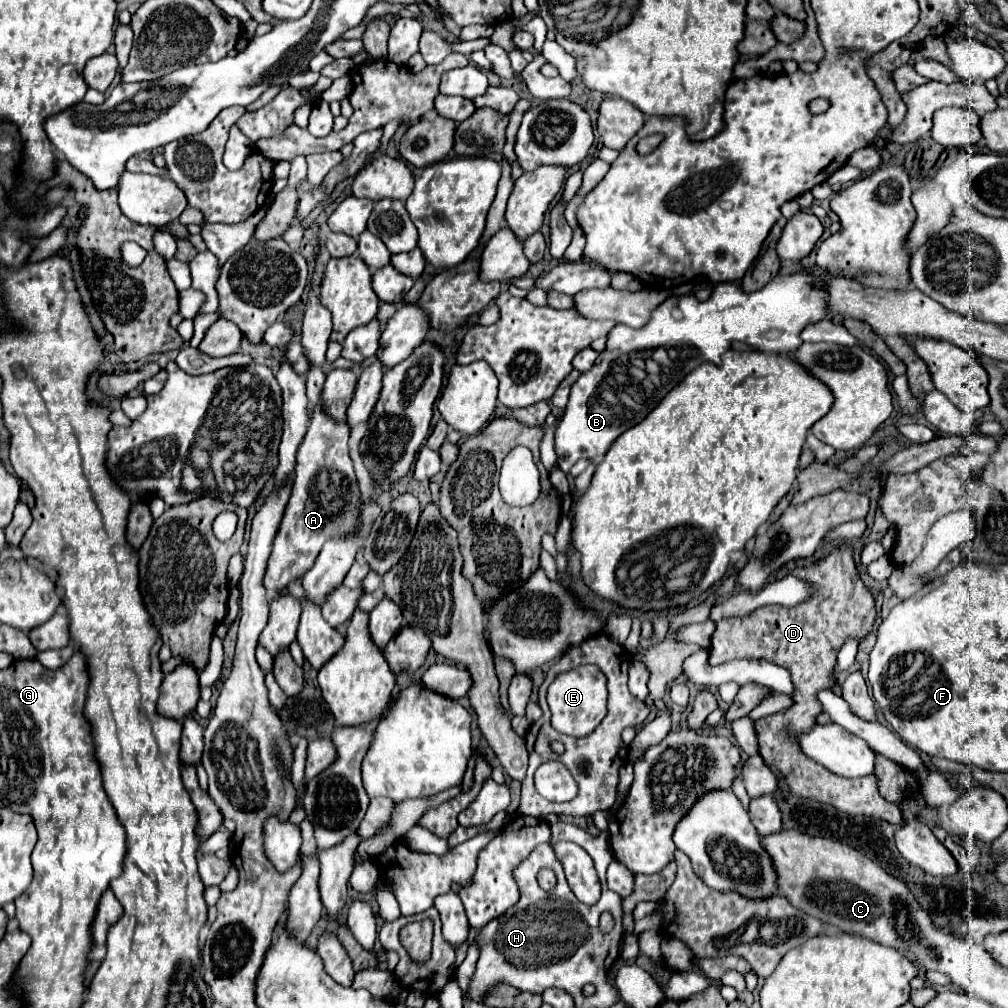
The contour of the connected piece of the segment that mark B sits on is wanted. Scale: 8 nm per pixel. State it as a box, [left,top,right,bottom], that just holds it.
[554,264,854,474]

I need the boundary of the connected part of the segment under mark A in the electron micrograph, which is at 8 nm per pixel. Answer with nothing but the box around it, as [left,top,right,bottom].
[264,404,360,596]

